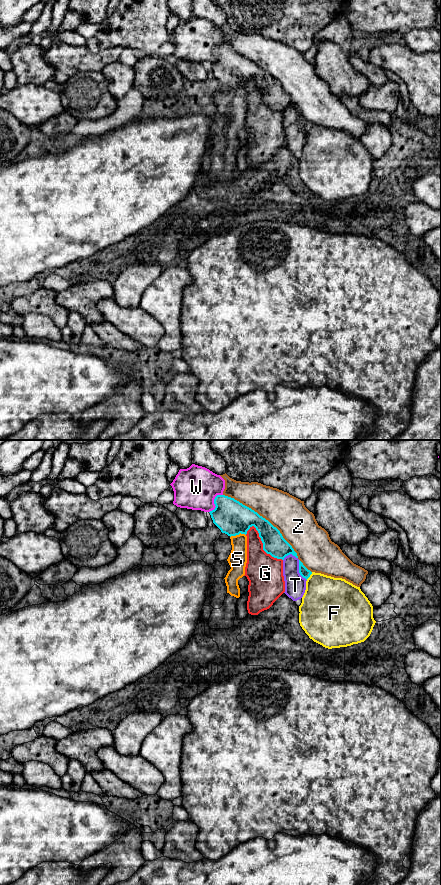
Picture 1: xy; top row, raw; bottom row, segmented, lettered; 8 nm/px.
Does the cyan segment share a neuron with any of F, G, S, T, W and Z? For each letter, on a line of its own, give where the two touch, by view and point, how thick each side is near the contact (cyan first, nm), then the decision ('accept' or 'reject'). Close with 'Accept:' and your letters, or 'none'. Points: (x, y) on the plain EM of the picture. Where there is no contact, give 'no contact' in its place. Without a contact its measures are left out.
F: contact xy (309, 128); calibres 80 and 400 nm; reject
G: contact xy (263, 98); calibres 180 and 280 nm; reject
S: contact xy (237, 86); calibres 280 and 150 nm; reject
T: contact xy (299, 122); calibres 80 and 180 nm; reject
W: contact xy (214, 54); calibres 280 and 340 nm; reject
Z: contact xy (264, 70); calibres 260 and 300 nm; reject
Accept: none

